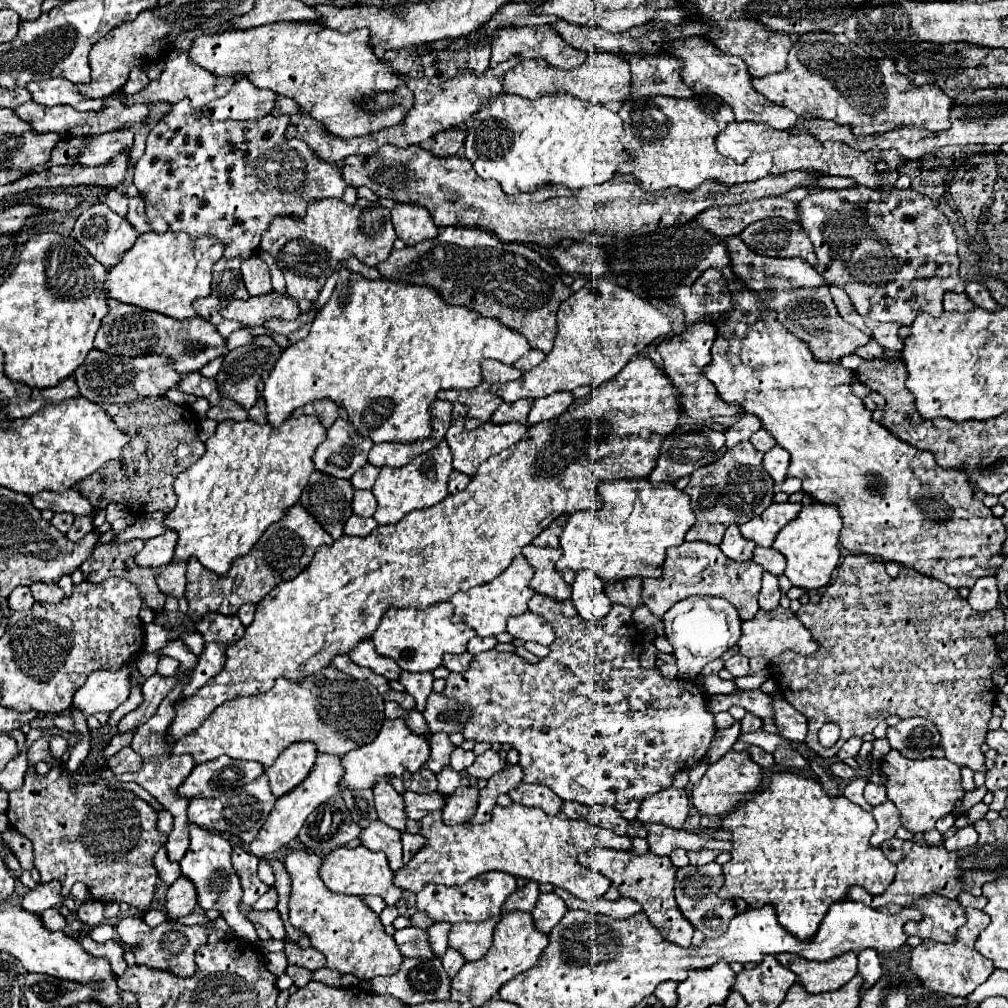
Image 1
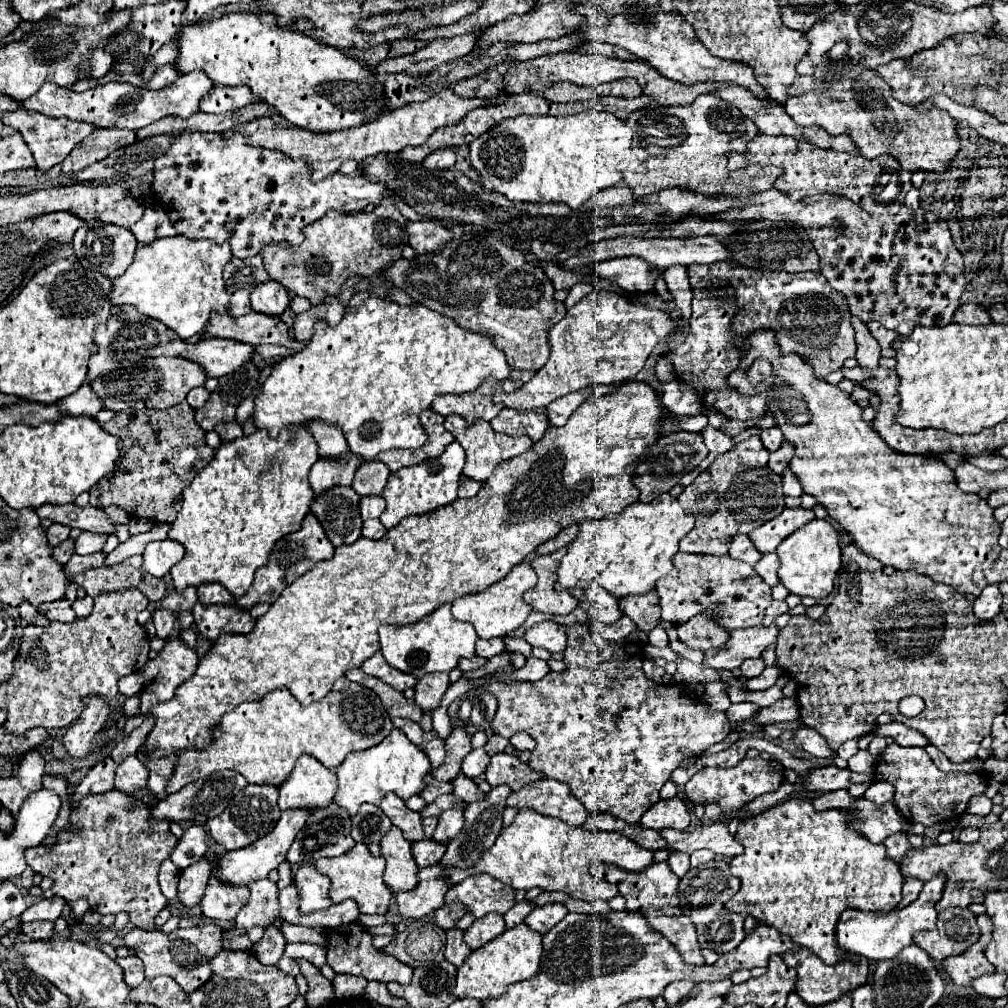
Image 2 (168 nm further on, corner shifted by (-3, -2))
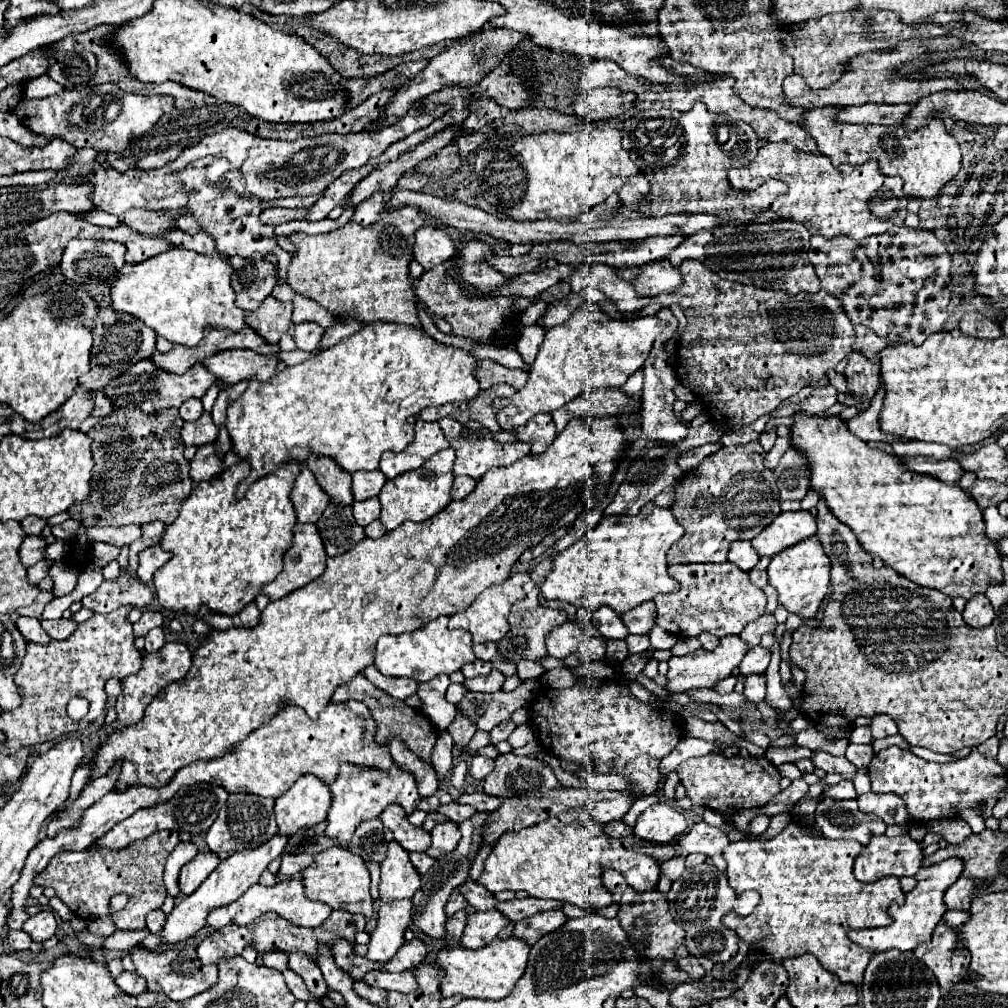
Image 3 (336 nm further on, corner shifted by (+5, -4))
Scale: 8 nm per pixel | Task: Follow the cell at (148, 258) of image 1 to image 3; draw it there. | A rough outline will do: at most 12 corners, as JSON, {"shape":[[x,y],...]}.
{"shape":[[175,247],[131,265],[111,307],[175,345],[239,331],[231,263]]}

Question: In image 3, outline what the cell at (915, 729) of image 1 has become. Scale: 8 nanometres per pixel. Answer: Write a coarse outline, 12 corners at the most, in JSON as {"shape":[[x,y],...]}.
{"shape":[[889,715],[871,719],[873,739],[895,735],[899,729]]}

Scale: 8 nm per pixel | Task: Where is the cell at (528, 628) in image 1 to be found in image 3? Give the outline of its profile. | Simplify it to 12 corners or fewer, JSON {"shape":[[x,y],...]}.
{"shape":[[563,623],[545,639],[547,655],[563,659],[585,641],[577,625]]}

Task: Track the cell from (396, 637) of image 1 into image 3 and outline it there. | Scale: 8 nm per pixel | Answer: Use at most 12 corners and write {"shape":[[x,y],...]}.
{"shape":[[441,615],[381,635],[383,675],[429,681],[475,659],[471,635]]}

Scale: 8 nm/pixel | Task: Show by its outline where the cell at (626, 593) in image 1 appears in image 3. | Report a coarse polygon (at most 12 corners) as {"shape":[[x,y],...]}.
{"shape":[[645,601],[621,615],[629,633],[647,635],[655,625],[655,603]]}

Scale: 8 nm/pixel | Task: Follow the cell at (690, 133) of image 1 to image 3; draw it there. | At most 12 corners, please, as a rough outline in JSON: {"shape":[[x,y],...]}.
{"shape":[[651,109],[621,125],[651,193],[637,207],[749,223],[787,187],[733,189],[757,133],[725,113]]}

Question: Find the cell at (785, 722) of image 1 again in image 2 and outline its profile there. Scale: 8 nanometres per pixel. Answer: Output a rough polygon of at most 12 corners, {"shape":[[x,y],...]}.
{"shape":[[797,729],[795,745],[813,757],[827,759],[835,751],[815,729]]}

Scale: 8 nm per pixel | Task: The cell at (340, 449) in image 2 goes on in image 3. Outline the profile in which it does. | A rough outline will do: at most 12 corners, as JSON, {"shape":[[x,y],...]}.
{"shape":[[309,455],[313,471],[333,503],[353,503],[351,473],[325,455]]}

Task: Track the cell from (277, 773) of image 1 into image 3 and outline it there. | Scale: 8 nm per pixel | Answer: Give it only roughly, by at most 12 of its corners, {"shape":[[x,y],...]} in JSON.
{"shape":[[301,775],[275,799],[279,833],[327,819],[329,787]]}

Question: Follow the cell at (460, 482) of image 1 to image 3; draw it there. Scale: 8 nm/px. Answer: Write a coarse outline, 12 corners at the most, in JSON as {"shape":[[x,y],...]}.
{"shape":[[455,477],[451,497],[465,499],[475,489],[475,479]]}

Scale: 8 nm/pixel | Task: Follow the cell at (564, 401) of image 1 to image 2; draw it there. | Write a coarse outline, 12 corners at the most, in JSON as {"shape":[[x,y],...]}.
{"shape":[[593,387],[579,389],[547,405],[555,427],[567,423],[573,411],[589,399]]}

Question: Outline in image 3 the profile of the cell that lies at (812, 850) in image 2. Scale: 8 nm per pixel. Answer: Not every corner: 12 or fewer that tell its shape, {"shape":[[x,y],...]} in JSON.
{"shape":[[789,823],[723,851],[761,895],[725,927],[773,961],[813,953],[843,983],[871,959],[845,931],[889,925],[889,875],[861,843]]}

